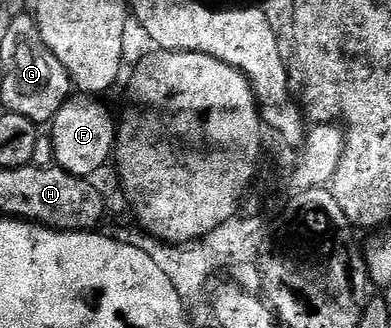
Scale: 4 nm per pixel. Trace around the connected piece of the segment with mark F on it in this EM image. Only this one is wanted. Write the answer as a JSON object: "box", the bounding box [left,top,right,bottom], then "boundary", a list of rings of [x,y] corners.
{"box":[51,96,118,179],"boundary":[[[71,96],[59,108],[51,123],[53,140],[53,161],[77,178],[92,179],[96,170],[110,165],[117,145],[118,123],[113,122],[113,114],[93,96]]]}

